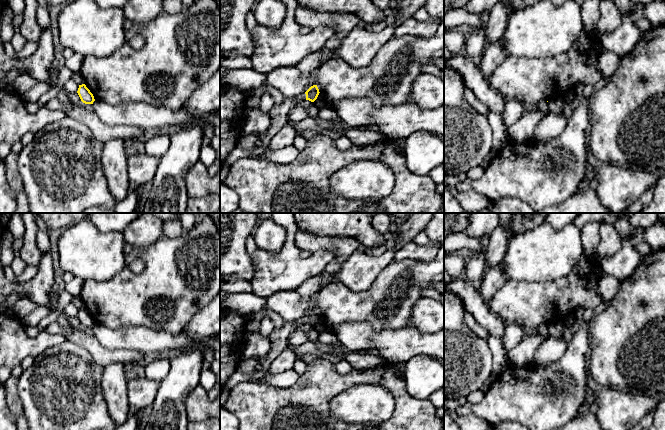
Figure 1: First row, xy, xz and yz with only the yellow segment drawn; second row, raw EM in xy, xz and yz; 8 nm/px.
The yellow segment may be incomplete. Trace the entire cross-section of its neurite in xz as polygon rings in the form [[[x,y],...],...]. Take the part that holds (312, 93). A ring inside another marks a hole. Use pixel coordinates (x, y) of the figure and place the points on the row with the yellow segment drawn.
[[[317,85],[311,86],[311,87],[305,92],[305,94],[306,94],[306,100],[309,100],[309,101],[311,101],[311,102],[314,102],[314,101],[317,99],[319,93],[320,93],[320,92],[319,92],[319,89],[318,89]]]

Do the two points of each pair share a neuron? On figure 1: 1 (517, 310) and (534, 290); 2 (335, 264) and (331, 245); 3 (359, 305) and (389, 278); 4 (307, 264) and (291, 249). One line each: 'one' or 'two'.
1: one
2: one
3: one
4: one

